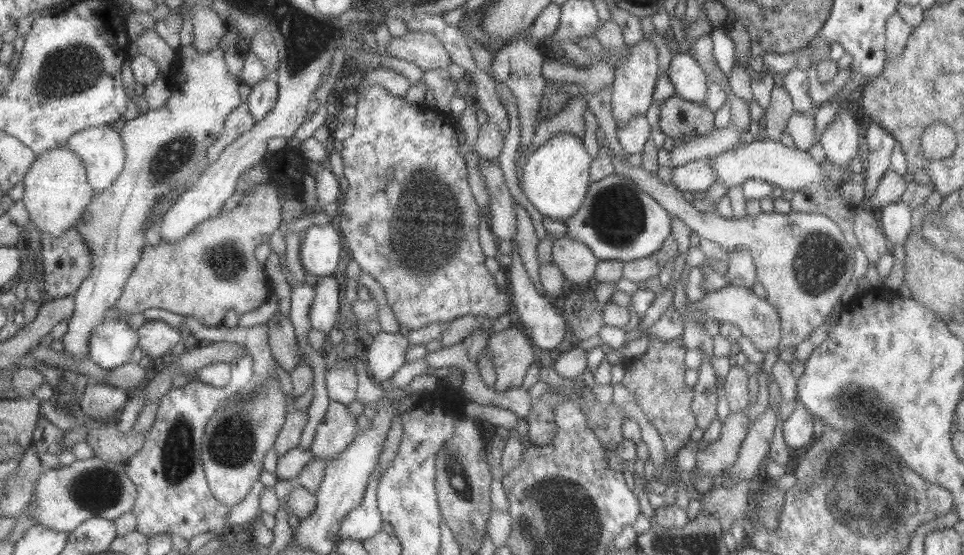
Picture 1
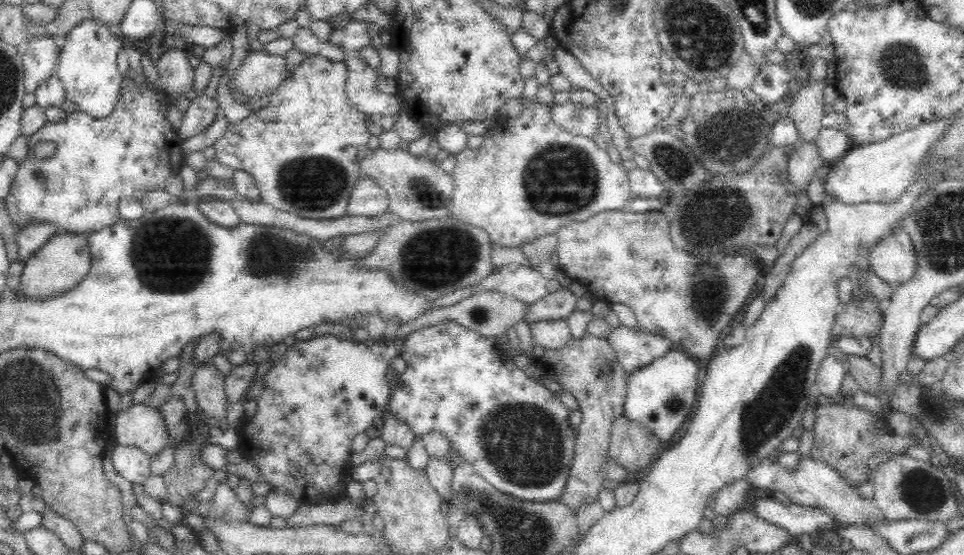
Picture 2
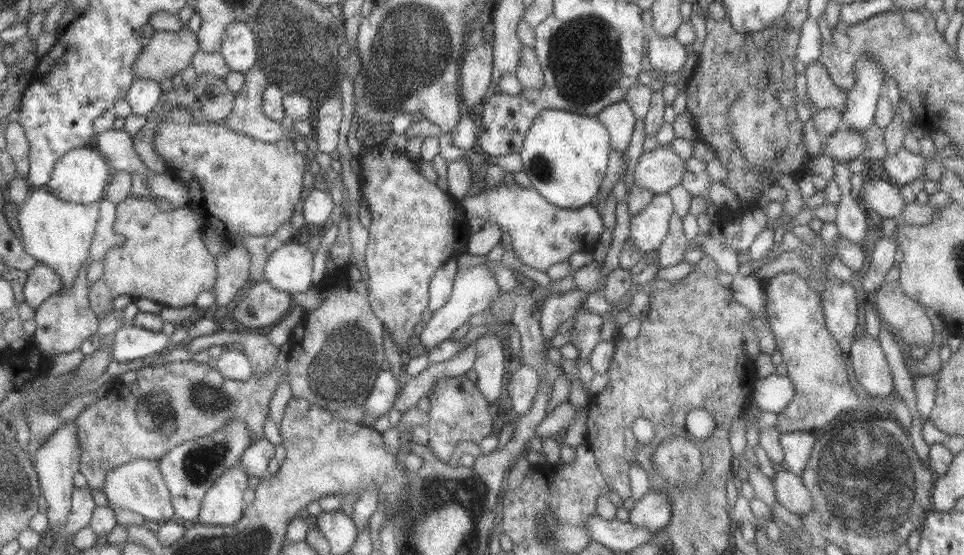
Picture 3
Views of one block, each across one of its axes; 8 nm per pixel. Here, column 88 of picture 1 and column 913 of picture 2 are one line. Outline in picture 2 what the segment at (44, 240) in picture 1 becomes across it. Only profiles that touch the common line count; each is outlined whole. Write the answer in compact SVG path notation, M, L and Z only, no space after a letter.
M903 225L874 246L868 257L871 272L886 284L907 284L920 270L918 250Z

